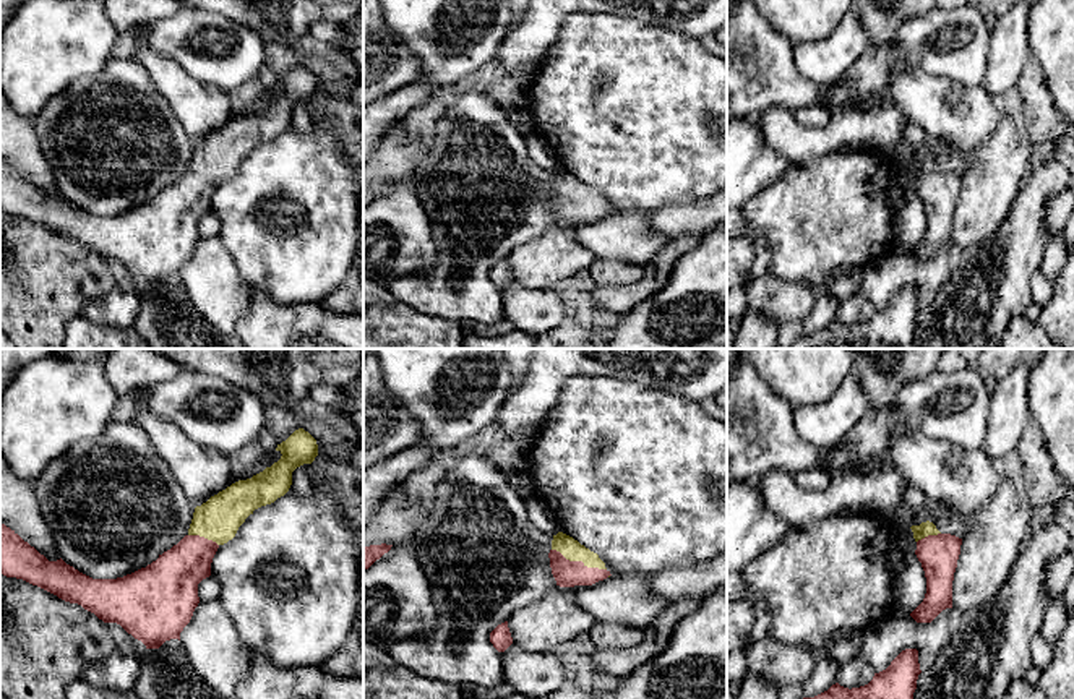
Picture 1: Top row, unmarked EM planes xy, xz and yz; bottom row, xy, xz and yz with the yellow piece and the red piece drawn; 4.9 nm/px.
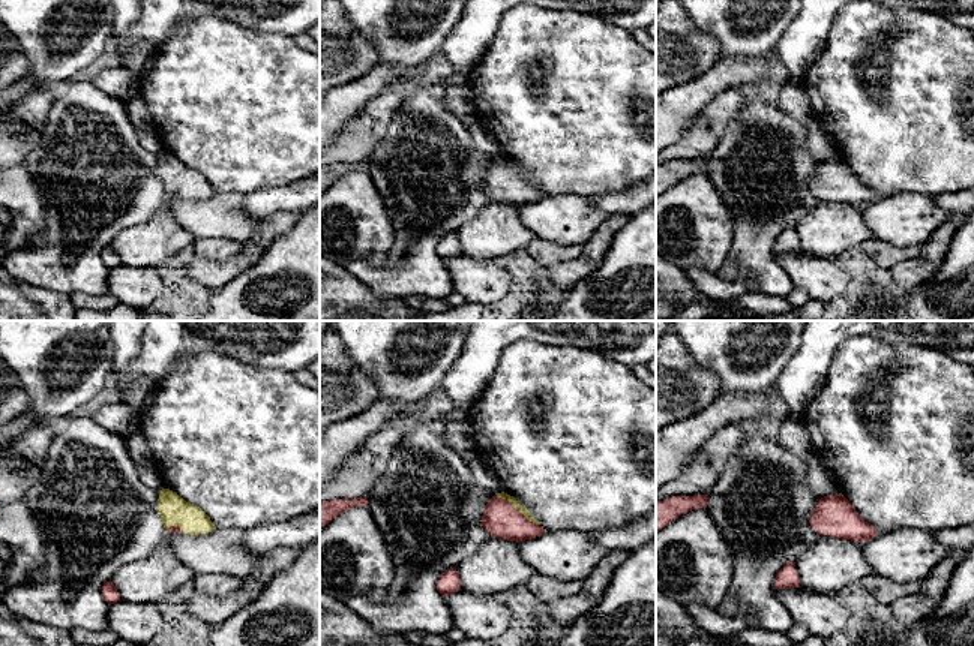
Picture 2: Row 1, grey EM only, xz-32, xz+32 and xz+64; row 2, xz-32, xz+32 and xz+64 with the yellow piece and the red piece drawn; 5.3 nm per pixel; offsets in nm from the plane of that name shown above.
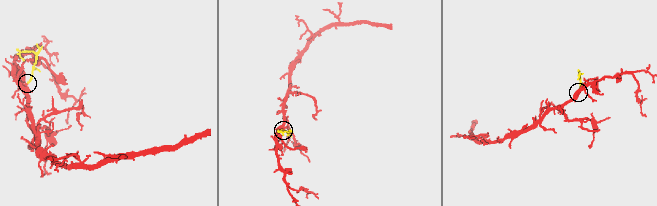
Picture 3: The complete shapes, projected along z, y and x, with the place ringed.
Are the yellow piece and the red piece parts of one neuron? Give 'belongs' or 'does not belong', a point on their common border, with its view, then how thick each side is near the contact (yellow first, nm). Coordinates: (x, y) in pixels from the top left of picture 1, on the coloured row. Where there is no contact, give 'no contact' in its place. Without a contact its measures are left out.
belongs; meets yellow in xz at (579, 560); 100 nm thick on the yellow side, 130 nm on the other

